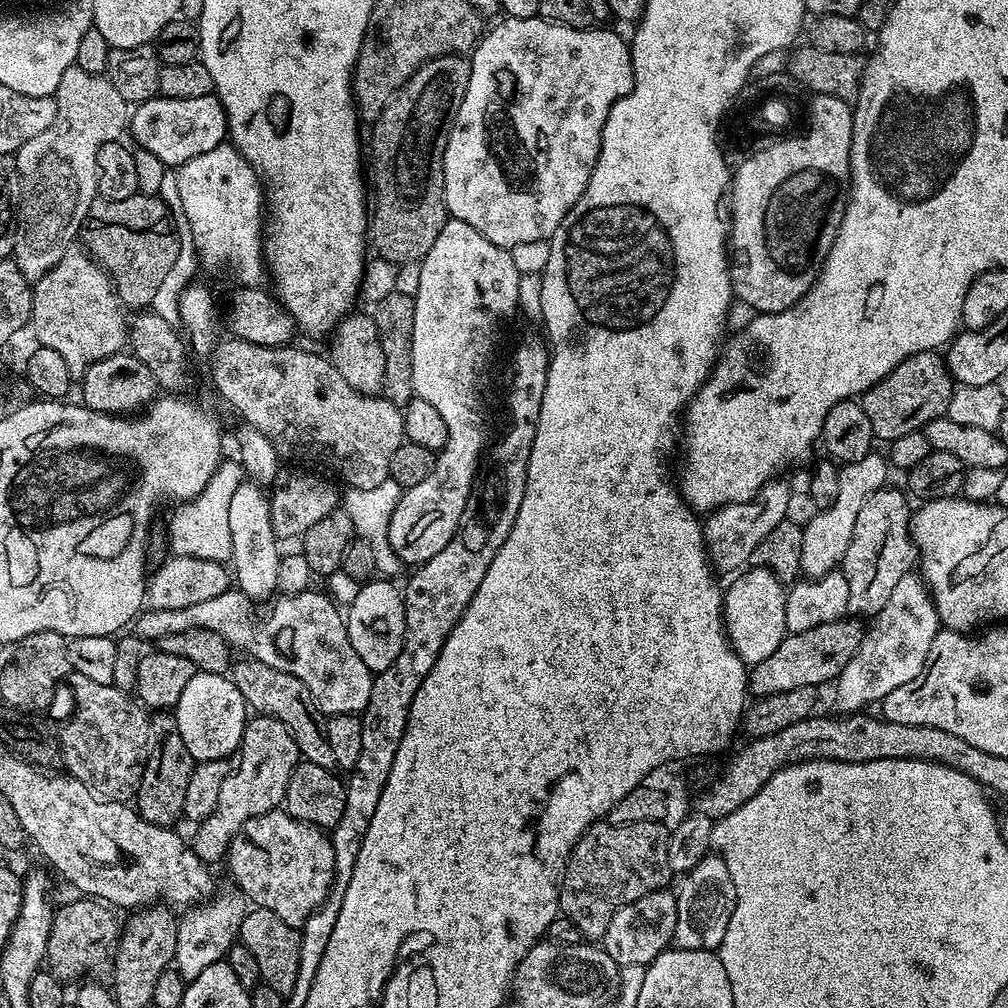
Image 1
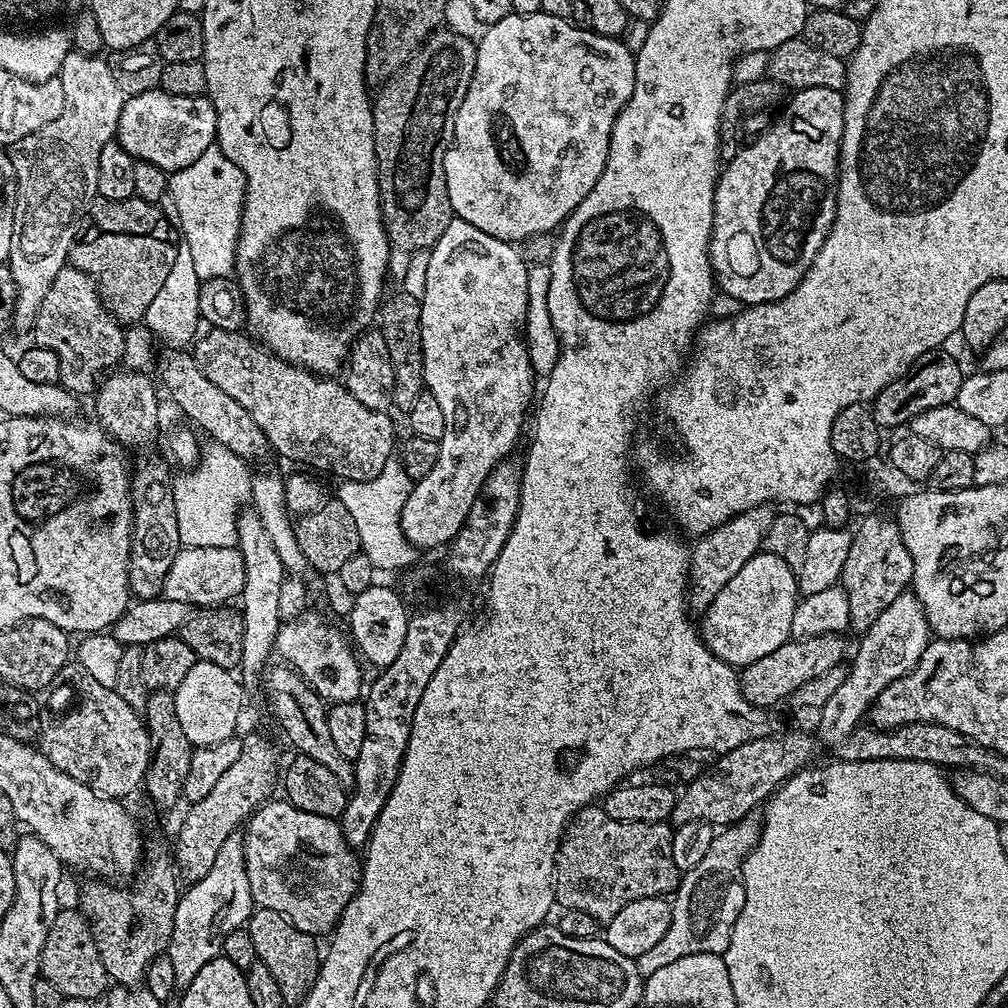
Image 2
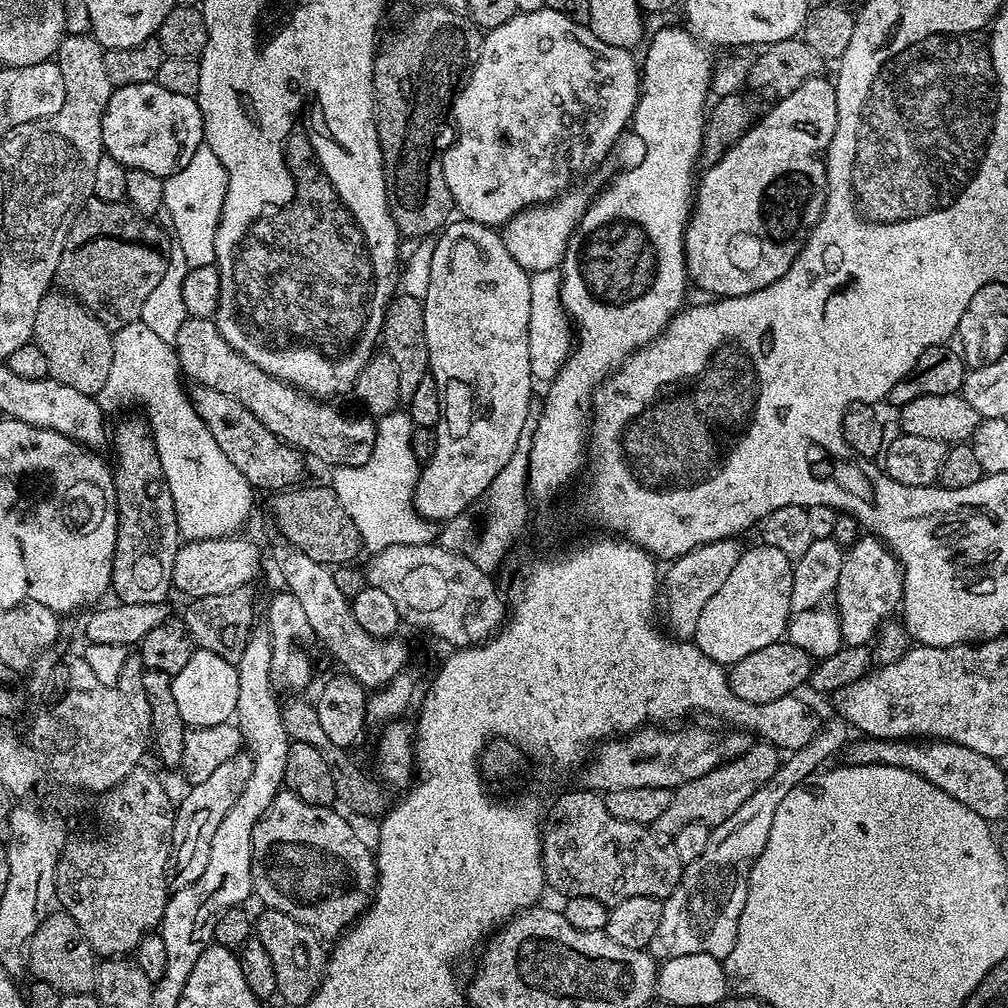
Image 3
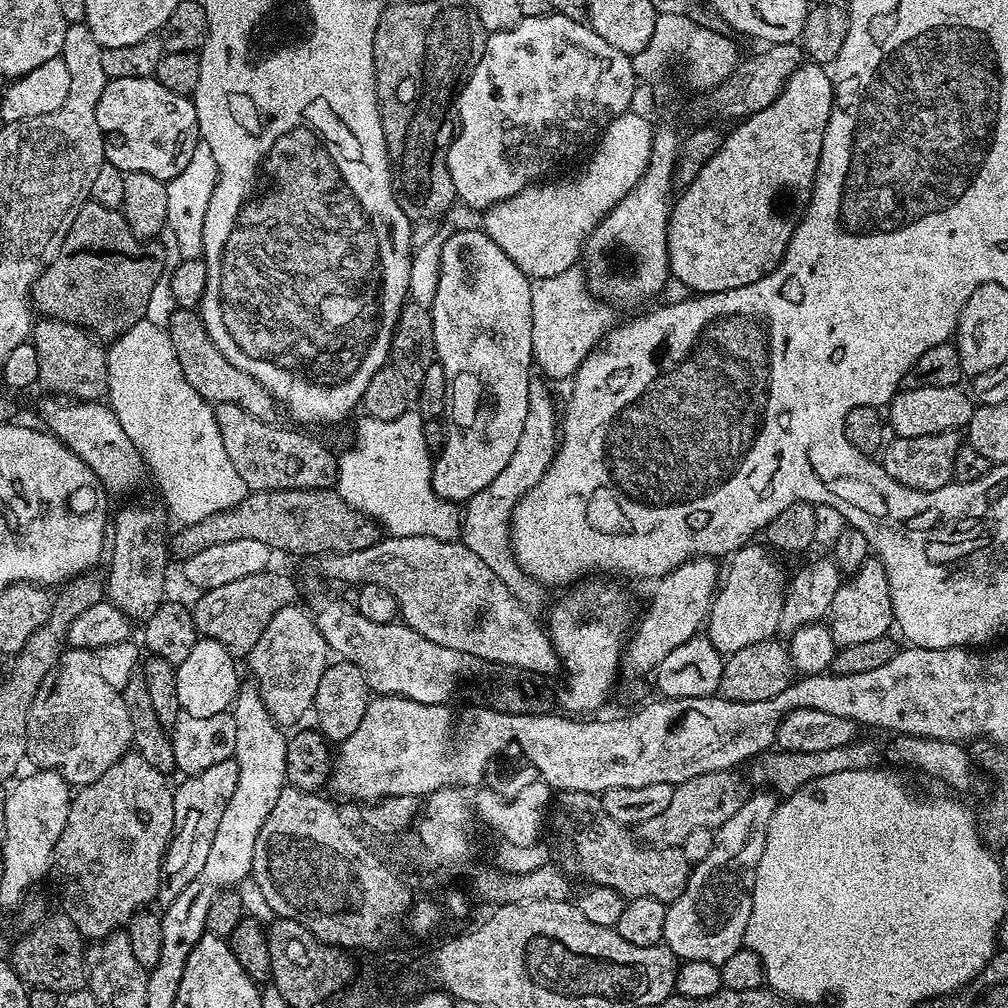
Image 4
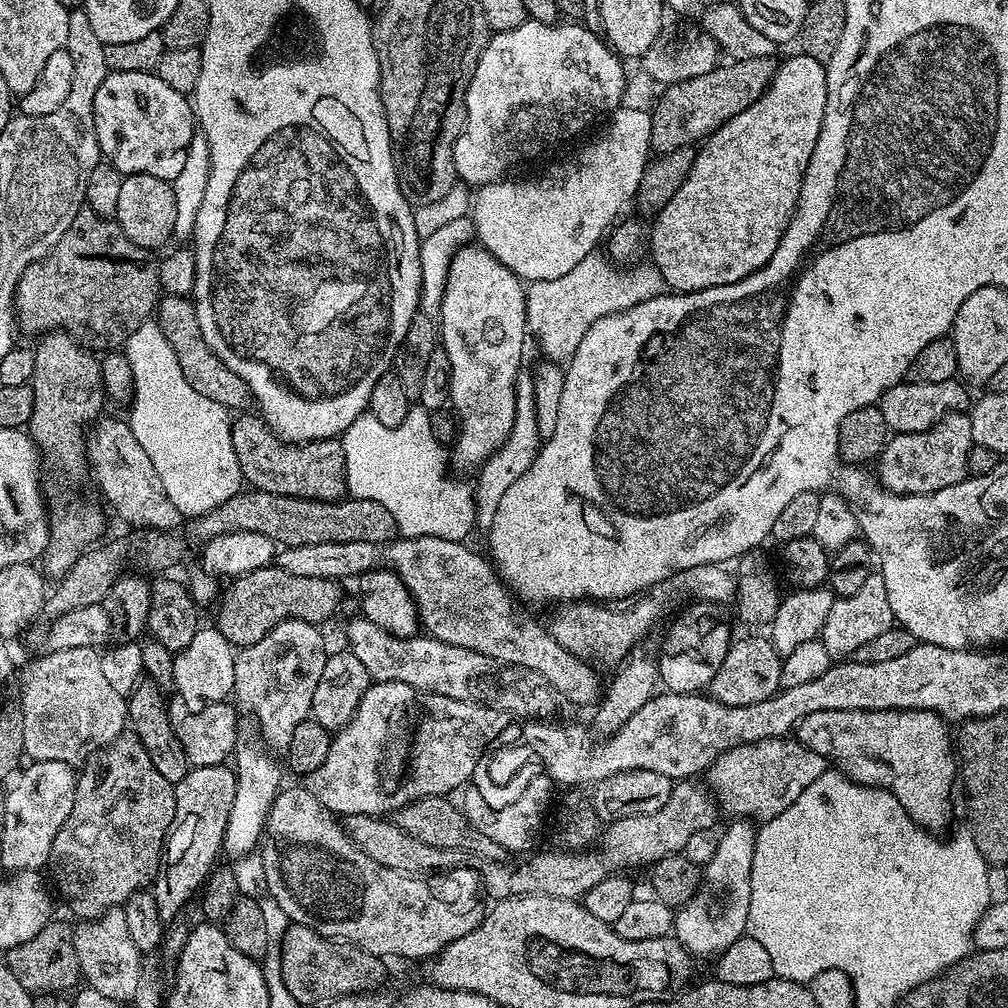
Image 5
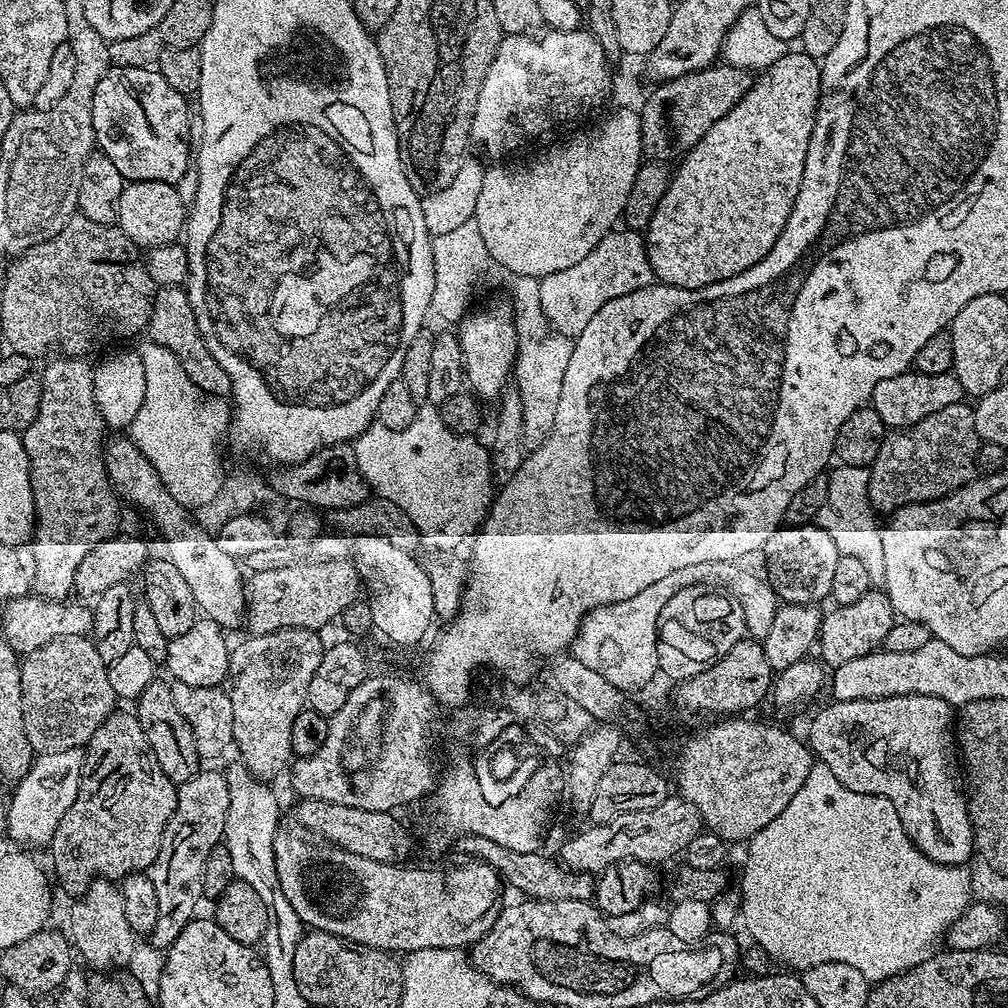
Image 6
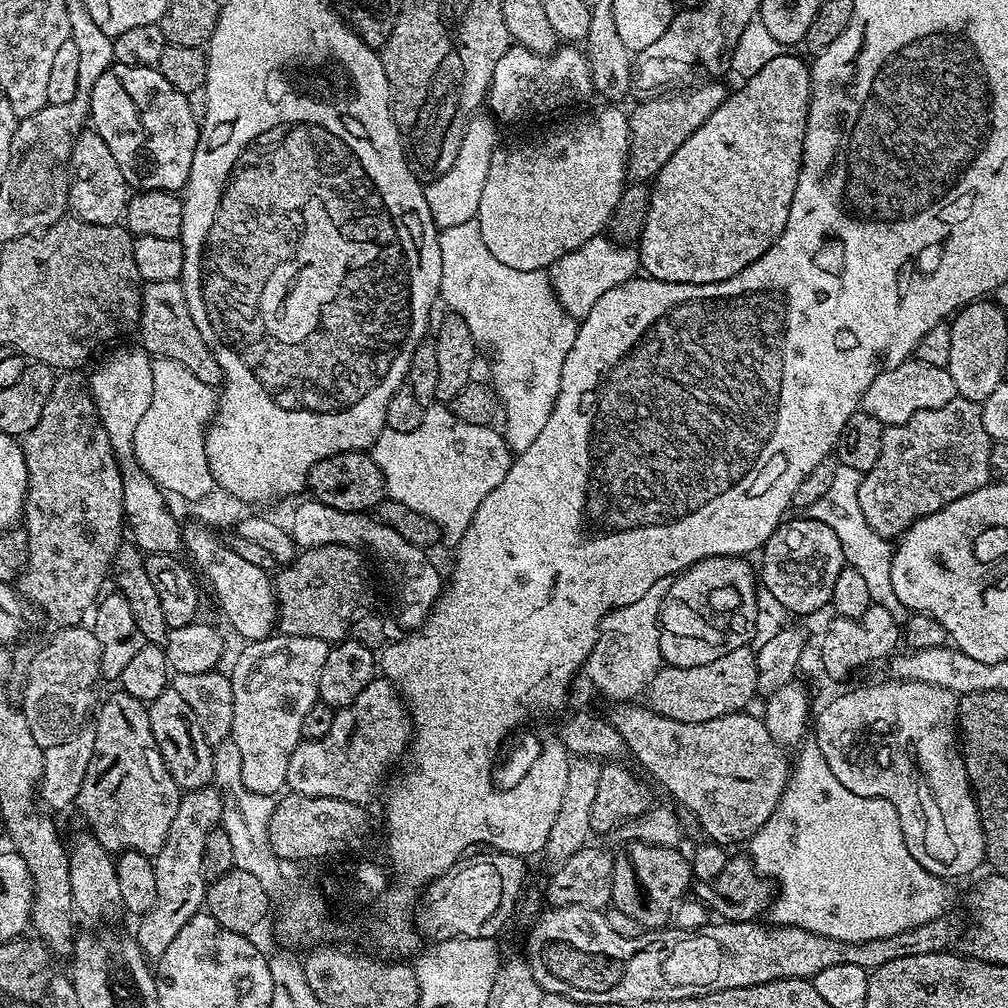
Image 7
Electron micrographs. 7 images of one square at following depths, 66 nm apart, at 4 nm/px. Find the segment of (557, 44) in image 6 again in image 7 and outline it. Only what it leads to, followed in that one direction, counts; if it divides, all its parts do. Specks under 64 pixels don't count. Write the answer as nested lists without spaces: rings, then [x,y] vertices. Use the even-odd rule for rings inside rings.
[[[510,46],[498,66],[494,66],[492,85],[488,87],[488,104],[492,106],[491,115],[497,121],[505,120],[512,124],[523,116],[532,116],[535,112],[552,112],[555,108],[564,108],[567,104],[576,104],[589,95],[593,95],[592,75],[588,57],[576,46],[560,46],[550,56],[539,56],[529,48]]]

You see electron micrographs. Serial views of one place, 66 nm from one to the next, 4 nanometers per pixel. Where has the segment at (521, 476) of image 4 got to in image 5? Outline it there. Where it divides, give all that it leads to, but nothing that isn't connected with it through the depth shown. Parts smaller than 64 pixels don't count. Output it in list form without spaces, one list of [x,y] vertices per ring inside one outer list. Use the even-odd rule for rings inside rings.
[[[521,367],[518,378],[515,379],[515,418],[511,432],[494,455],[482,464],[478,470],[478,482],[474,484],[474,502],[476,508],[476,524],[484,530],[491,528],[494,516],[497,514],[498,503],[502,502],[504,494],[514,486],[533,464],[536,458],[542,437],[537,426],[537,402],[534,398],[535,373],[528,367]]]

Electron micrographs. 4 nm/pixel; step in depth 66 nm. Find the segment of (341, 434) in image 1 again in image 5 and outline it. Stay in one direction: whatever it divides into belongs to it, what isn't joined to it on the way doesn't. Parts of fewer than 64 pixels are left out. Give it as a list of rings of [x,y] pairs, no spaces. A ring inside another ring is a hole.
[[[161,295],[159,304],[156,305],[154,319],[159,324],[162,334],[166,334],[166,342],[174,350],[178,358],[178,366],[182,366],[182,374],[186,374],[186,382],[198,390],[198,394],[206,394],[206,398],[214,398],[224,408],[229,410],[244,410],[247,404],[253,403],[252,393],[249,392],[246,382],[210,350],[206,338],[202,338],[202,326],[198,326],[196,305],[187,296]]]

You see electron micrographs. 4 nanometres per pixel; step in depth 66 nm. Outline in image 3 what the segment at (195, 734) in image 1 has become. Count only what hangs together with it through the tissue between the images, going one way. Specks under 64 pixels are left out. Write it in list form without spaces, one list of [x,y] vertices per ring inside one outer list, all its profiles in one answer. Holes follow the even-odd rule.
[[[196,648],[193,651],[190,662],[186,662],[186,666],[182,666],[182,670],[178,670],[178,674],[172,677],[172,689],[174,690],[174,698],[178,701],[178,710],[188,728],[205,728],[206,726],[227,724],[236,715],[238,670],[233,661],[218,658],[218,654],[210,654],[210,650]]]

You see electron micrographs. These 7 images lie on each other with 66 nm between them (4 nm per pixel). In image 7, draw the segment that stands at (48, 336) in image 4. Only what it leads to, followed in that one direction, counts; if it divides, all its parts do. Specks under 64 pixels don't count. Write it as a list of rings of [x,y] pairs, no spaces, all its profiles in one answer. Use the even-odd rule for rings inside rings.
[[[64,370],[57,375],[54,386],[50,390],[50,398],[46,402],[46,406],[42,406],[42,418],[38,418],[38,426],[34,426],[22,437],[22,447],[24,449],[24,461],[26,462],[26,478],[28,479],[28,489],[24,495],[24,515],[22,517],[22,526],[28,531],[28,561],[24,571],[18,577],[18,591],[29,605],[37,604],[56,623],[56,626],[76,626],[83,621],[80,619],[83,618],[84,611],[88,607],[89,611],[97,603],[98,597],[101,595],[100,587],[104,584],[104,576],[106,580],[110,572],[112,558],[116,554],[116,549],[122,543],[120,535],[123,534],[124,536],[126,532],[123,510],[123,478],[116,465],[106,430],[103,429],[102,422],[99,420],[98,410],[95,408],[94,398],[91,396],[89,381],[83,371]]]

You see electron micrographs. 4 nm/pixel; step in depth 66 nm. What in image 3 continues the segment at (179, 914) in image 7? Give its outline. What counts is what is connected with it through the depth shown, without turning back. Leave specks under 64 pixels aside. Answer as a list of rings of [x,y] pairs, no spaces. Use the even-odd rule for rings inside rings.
[[[242,750],[234,758],[222,762],[206,782],[191,785],[184,796],[184,801],[179,801],[176,809],[176,835],[174,837],[174,855],[170,861],[170,884],[173,889],[185,888],[198,878],[202,878],[202,870],[206,870],[206,862],[210,858],[210,842],[214,842],[214,834],[218,831],[218,826],[222,823],[222,818],[230,814],[230,808],[238,802],[238,796],[242,790],[246,790],[246,782],[250,782],[250,770],[252,769],[252,757],[247,751]]]

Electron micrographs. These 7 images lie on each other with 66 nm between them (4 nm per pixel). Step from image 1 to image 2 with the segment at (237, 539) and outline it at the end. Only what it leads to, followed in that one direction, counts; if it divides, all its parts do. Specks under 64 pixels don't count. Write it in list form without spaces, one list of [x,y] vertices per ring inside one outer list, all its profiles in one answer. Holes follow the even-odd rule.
[[[251,510],[241,511],[238,518],[238,542],[236,547],[242,554],[242,562],[246,566],[246,582],[242,593],[244,608],[244,633],[242,634],[242,650],[240,651],[239,675],[245,685],[259,681],[263,677],[270,661],[273,659],[276,646],[276,635],[282,623],[278,610],[278,594],[280,584],[286,579],[282,560],[278,558],[278,550],[274,550],[274,542],[270,542],[270,534],[266,534],[266,526],[262,526],[262,518]]]

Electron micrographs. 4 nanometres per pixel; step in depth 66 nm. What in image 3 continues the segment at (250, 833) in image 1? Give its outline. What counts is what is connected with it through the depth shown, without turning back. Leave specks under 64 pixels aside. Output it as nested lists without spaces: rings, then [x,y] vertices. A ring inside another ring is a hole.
[[[282,790],[276,796],[275,802],[266,810],[266,814],[262,814],[262,818],[254,826],[254,834],[252,835],[252,890],[255,899],[261,900],[264,908],[273,908],[282,914],[286,914],[290,918],[294,918],[294,922],[298,922],[302,926],[306,926],[310,931],[315,932],[321,938],[336,938],[345,930],[355,924],[357,918],[368,909],[368,905],[372,903],[372,898],[376,894],[376,858],[373,849],[352,829],[353,821],[346,817],[342,817],[335,813],[332,806],[323,808],[322,806],[314,806],[310,802],[302,802],[293,792]]]

